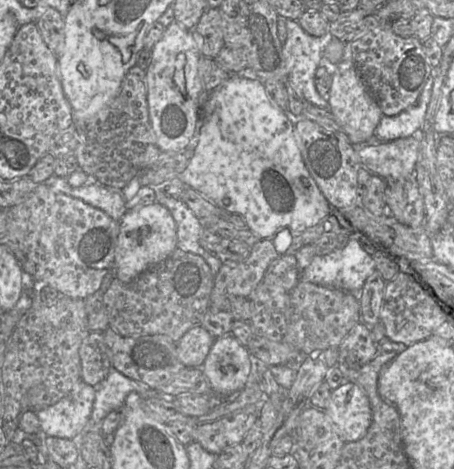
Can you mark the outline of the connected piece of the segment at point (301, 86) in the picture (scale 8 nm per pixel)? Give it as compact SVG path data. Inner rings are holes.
M287 19L287 38L283 43L288 79L299 97L321 107L329 108L328 100L315 86L315 74L323 52L333 38L330 32L316 37L307 33L297 20Z

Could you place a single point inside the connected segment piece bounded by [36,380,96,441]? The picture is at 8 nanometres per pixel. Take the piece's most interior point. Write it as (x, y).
(69, 418)

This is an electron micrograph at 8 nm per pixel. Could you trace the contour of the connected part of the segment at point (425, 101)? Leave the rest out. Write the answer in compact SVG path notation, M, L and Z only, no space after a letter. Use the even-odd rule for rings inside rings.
M435 69L432 70L417 101L395 116L382 115L375 135L380 140L395 140L419 134L425 120L430 103L435 79Z

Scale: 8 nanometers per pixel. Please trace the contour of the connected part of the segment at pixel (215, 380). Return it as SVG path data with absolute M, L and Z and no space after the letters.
M229 334L214 340L201 369L213 394L223 399L246 386L254 362L246 347Z

